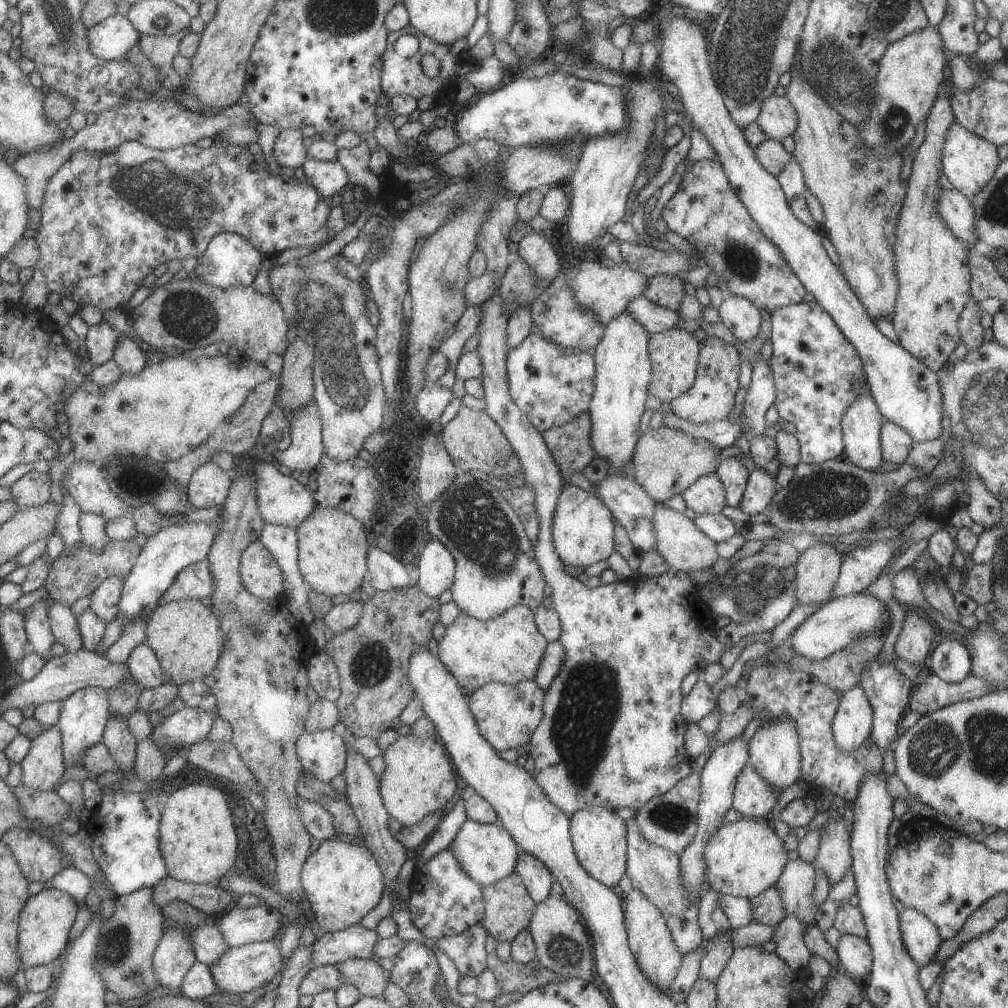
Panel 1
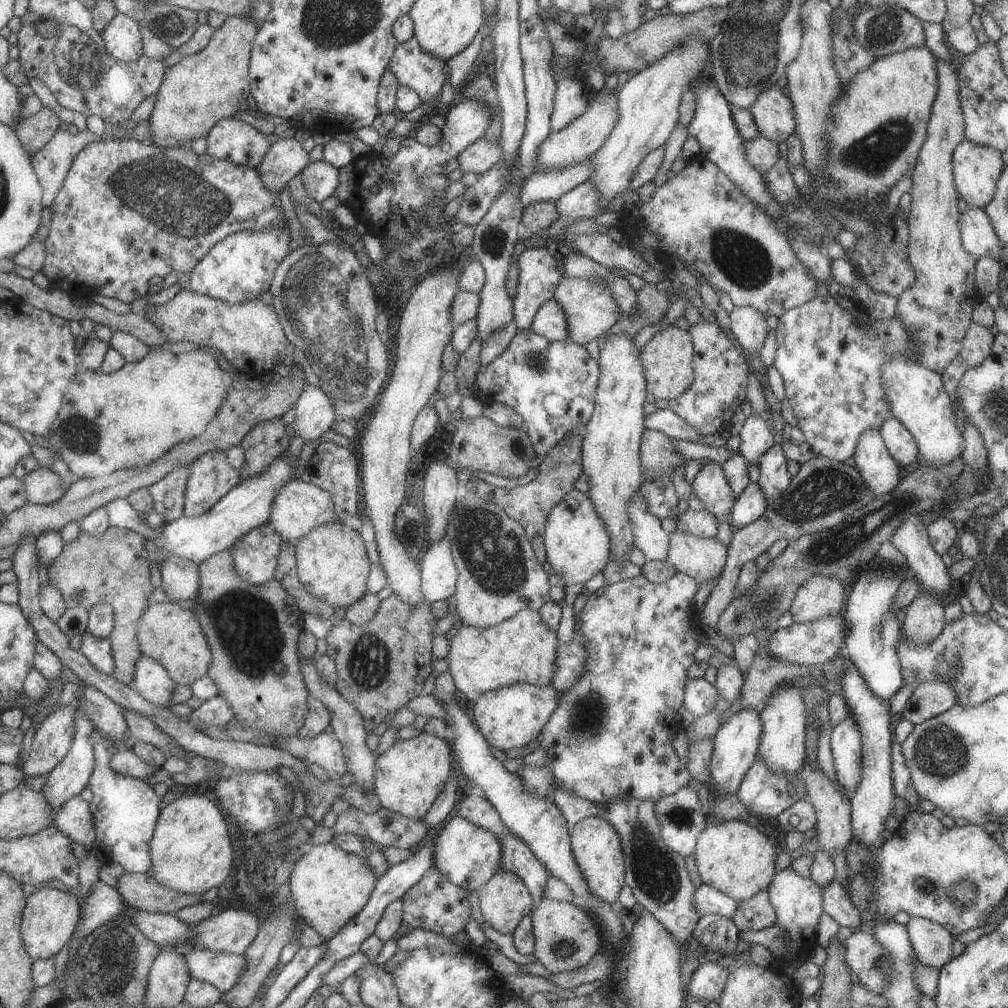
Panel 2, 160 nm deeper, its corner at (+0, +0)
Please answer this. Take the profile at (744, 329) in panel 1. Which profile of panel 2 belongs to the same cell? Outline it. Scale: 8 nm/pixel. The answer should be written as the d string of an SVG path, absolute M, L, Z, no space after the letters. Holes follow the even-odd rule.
M734 307L728 316L730 330L741 348L749 355L758 354L767 332L765 316L753 307Z

